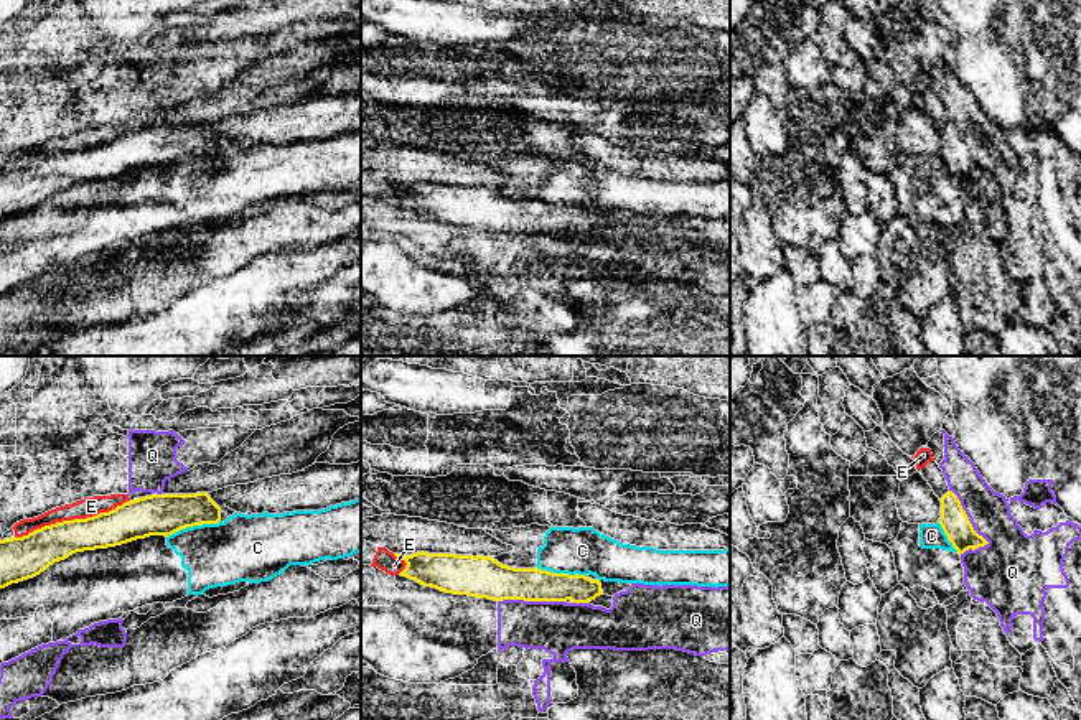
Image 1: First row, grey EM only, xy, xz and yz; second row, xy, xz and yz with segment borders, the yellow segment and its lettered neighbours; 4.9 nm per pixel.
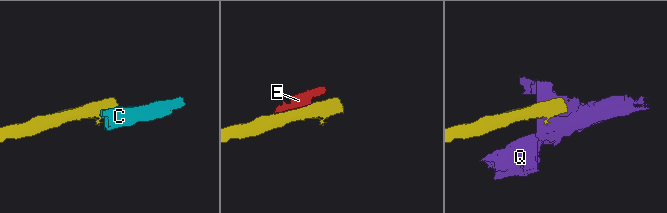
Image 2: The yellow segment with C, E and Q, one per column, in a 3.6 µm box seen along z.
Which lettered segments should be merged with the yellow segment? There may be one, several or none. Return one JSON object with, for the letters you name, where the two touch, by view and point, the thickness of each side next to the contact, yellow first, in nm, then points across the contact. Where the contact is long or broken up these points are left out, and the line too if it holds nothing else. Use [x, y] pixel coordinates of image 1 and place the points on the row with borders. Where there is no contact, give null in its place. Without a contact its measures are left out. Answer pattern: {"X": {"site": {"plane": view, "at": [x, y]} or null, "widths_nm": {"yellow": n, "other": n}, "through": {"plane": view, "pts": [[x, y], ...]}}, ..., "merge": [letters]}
{"merge": []}

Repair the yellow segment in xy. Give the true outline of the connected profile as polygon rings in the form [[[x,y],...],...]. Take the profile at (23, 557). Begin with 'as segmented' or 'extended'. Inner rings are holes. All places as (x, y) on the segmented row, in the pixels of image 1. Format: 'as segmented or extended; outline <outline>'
extended; outline [[[208,493],[152,494],[109,512],[63,521],[23,537],[0,540],[0,588],[33,578],[76,552],[122,545],[150,535],[224,522],[236,511],[219,507]]]

